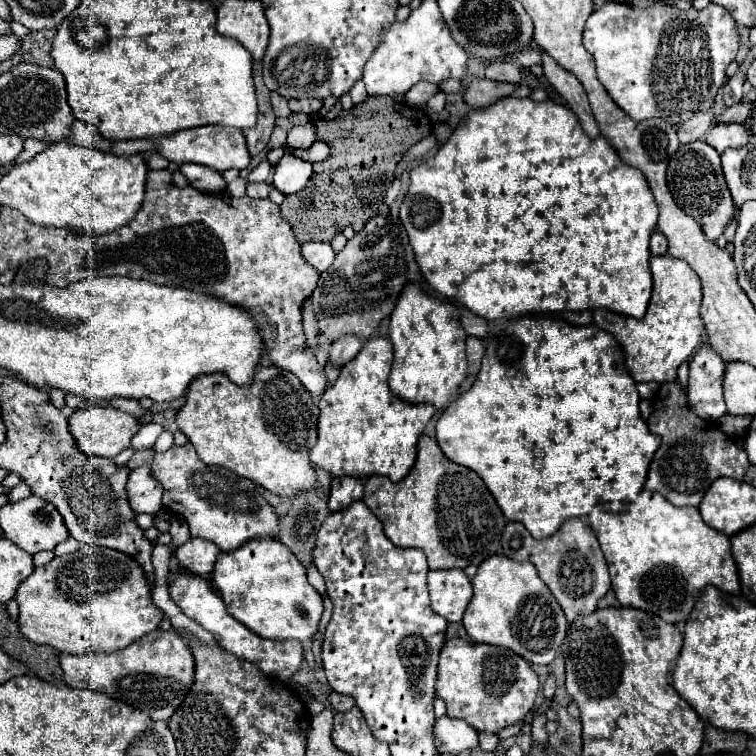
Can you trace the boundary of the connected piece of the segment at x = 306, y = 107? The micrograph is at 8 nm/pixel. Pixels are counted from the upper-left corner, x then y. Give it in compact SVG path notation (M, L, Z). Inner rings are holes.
M290 99L290 109L294 113L314 115L320 107L322 107L322 101L320 99Z

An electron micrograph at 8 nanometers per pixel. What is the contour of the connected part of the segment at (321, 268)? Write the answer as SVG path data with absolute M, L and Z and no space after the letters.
M306 241L302 243L302 257L306 263L310 263L318 273L324 273L332 263L334 263L334 251L330 243L316 243L316 241Z

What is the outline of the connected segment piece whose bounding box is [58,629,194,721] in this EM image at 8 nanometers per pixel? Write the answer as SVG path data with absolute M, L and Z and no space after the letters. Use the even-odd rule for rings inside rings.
M156 629L116 653L84 653L84 655L60 653L58 661L62 667L62 679L66 685L80 687L80 689L96 689L100 693L106 693L112 699L124 701L124 703L148 713L154 721L156 719L168 721L172 717L174 709L178 709L178 705L190 691L190 685L194 681L194 657L192 657L188 645L182 641L182 637L174 631Z

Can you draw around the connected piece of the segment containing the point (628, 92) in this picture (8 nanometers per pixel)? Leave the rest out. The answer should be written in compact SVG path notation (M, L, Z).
M610 1L588 17L582 43L594 55L600 83L606 87L608 95L618 103L618 107L622 107L634 121L662 117L664 121L678 125L688 121L698 111L710 109L718 89L726 81L728 65L736 59L740 35L732 15L714 3L702 11L682 11L670 5L634 9L630 5Z

